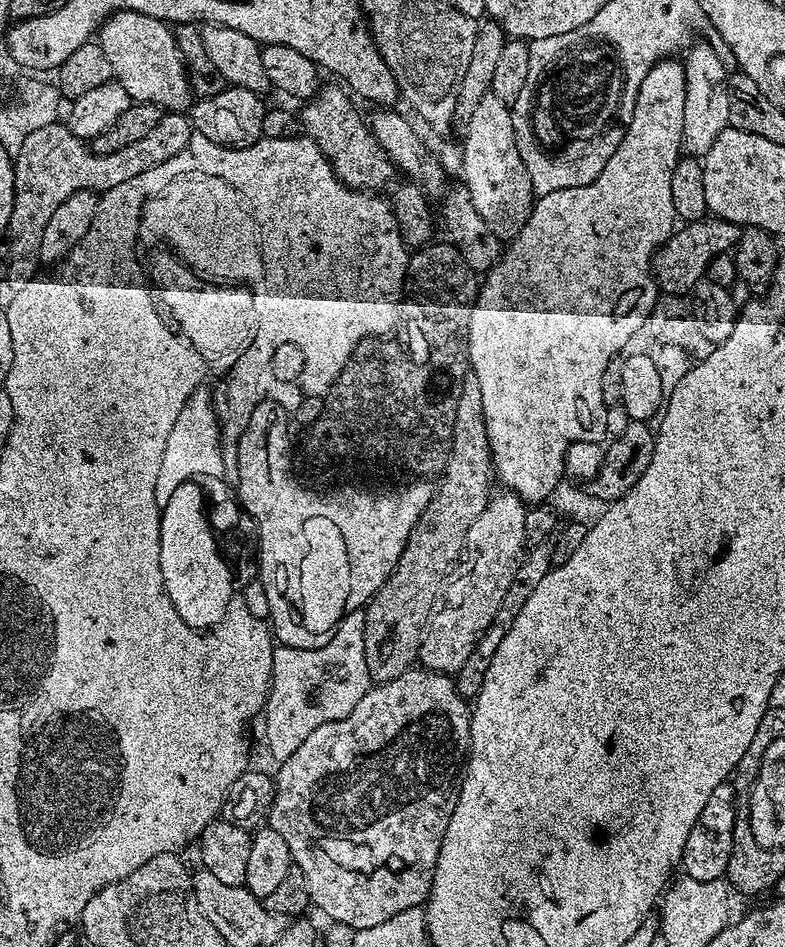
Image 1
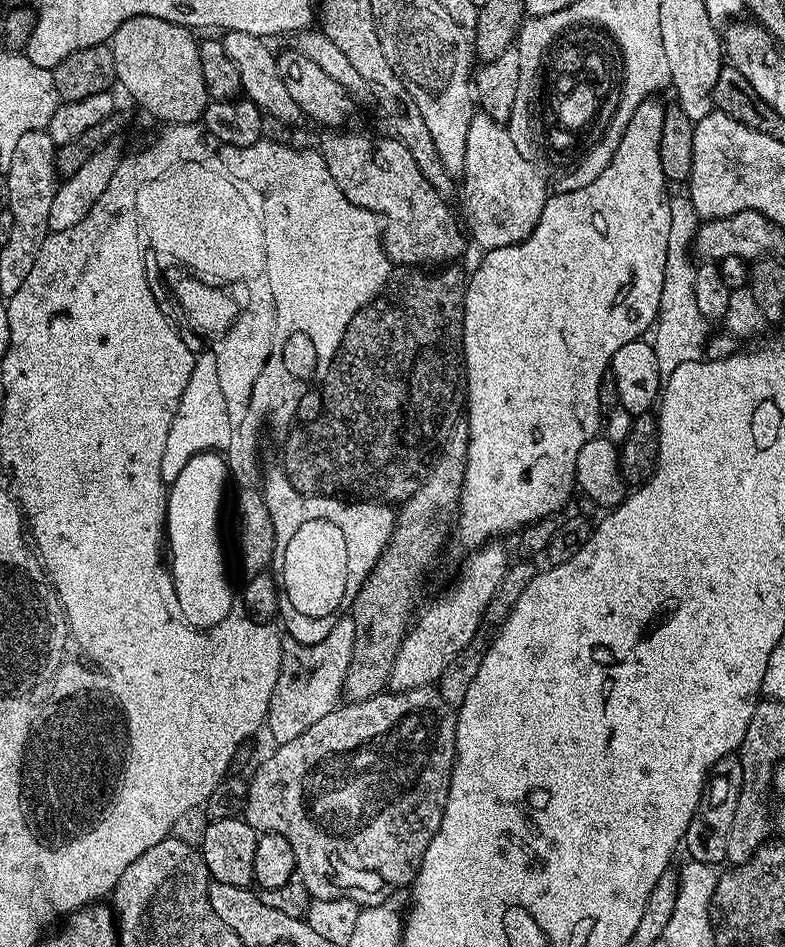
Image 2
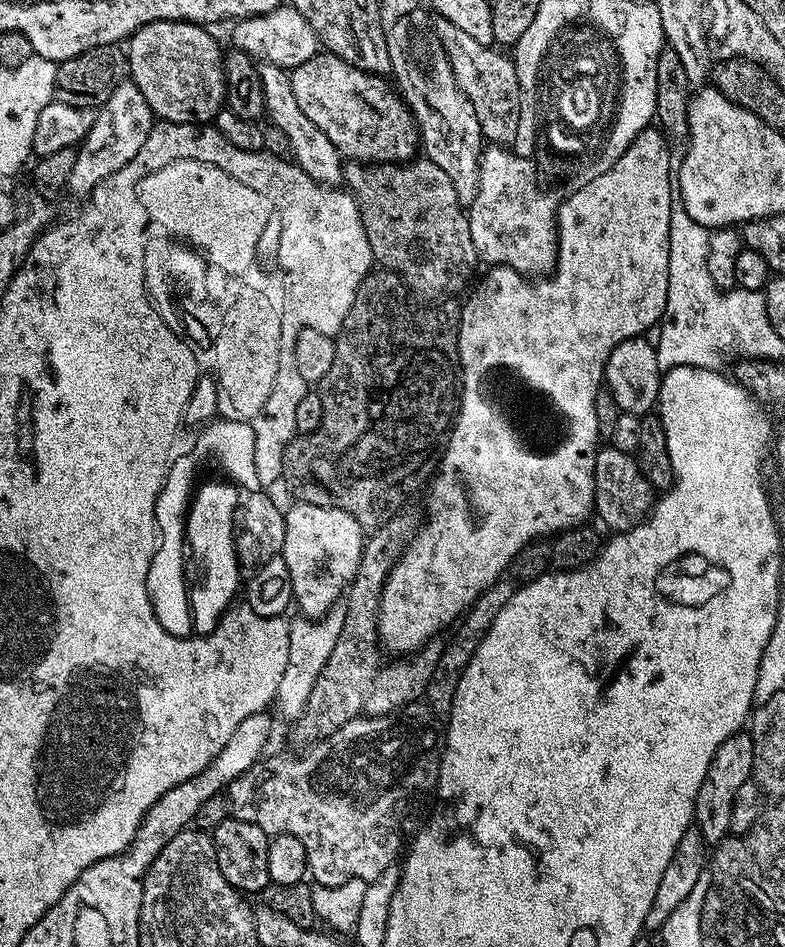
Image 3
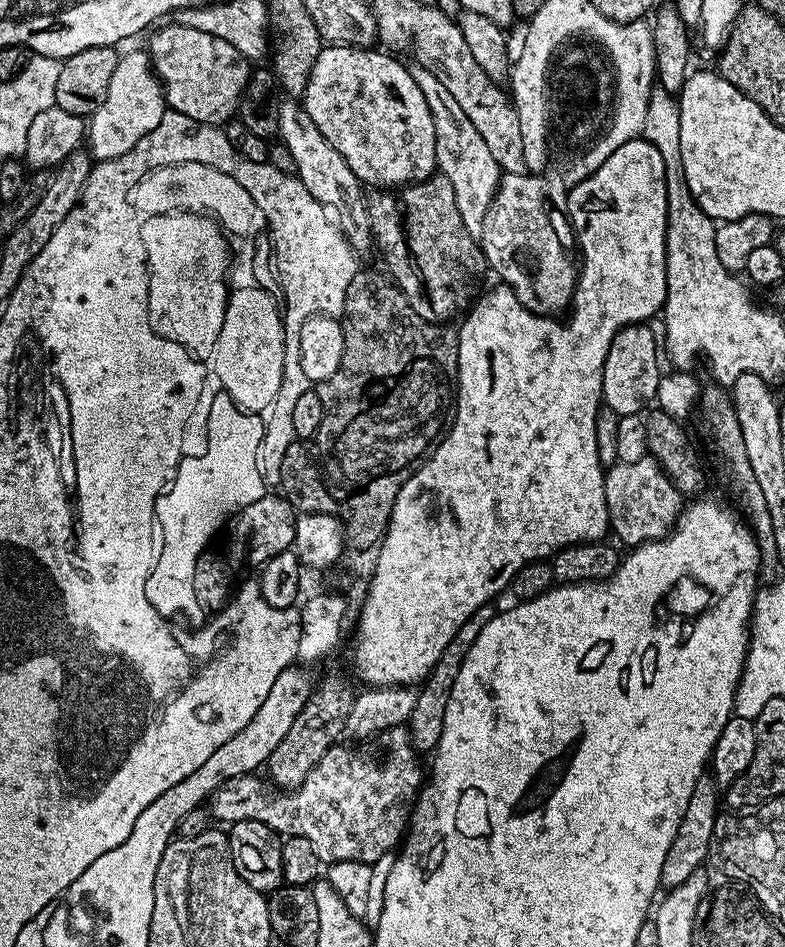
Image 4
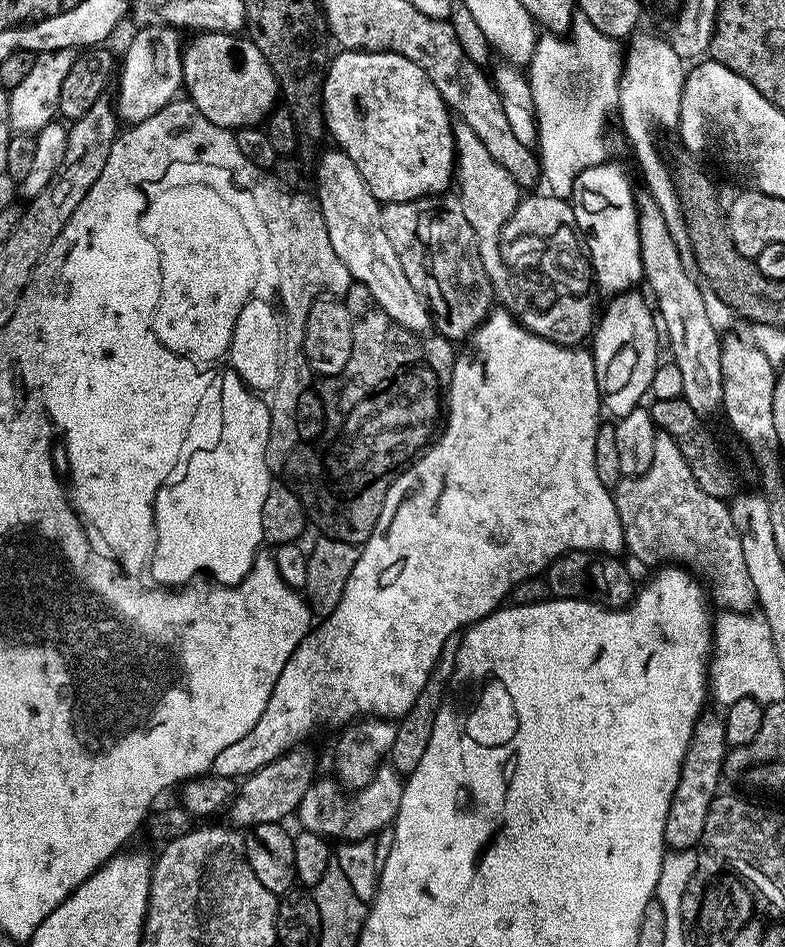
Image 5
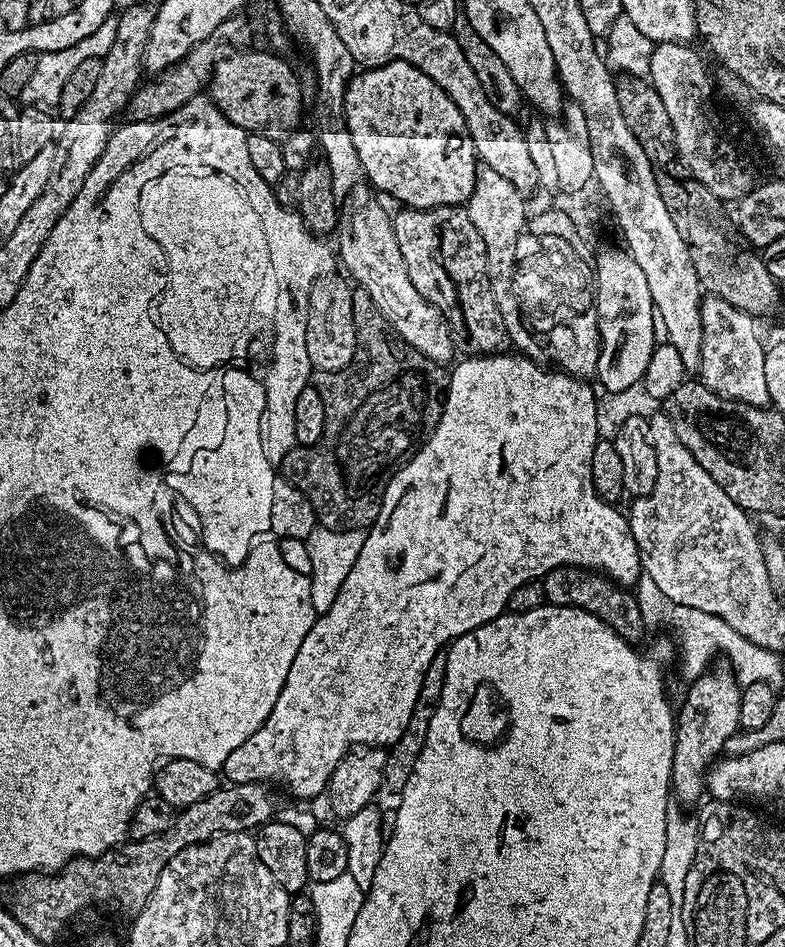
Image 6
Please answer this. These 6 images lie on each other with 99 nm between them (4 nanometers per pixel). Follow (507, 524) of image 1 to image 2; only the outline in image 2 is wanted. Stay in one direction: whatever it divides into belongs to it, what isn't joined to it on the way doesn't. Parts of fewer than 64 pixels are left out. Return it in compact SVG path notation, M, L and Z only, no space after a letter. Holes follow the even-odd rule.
M485 542L471 553L472 556L464 564L460 577L452 584L452 589L441 600L436 600L409 627L404 635L402 646L394 658L394 666L390 670L388 688L394 692L405 692L411 688L427 688L439 681L442 670L450 666L450 662L472 641L480 631L480 623L484 620L486 606L490 606L490 598L494 598L494 590L498 582L506 574L510 559L504 553L500 542Z

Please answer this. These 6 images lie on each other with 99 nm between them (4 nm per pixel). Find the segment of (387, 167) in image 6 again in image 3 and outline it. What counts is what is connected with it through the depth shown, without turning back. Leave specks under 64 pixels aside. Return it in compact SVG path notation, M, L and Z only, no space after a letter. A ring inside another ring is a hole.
M317 54L291 69L290 75L298 106L334 142L341 157L361 164L395 164L417 155L420 133L416 117L385 77L372 76L331 54Z

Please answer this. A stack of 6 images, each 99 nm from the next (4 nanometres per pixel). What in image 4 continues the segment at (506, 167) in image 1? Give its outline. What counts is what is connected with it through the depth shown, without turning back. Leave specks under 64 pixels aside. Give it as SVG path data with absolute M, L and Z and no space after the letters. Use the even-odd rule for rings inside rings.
M527 171L505 172L501 175L500 185L486 214L486 222L482 222L482 234L478 243L487 267L491 271L493 268L500 275L499 279L514 290L518 302L522 302L522 306L534 314L551 317L571 305L572 295L576 292L578 272L564 253L567 252L565 244L558 238L558 234L554 234L556 220L552 211L559 200L561 203L562 192L560 196L560 188L555 184L555 179L547 180L544 176L546 175L529 174Z

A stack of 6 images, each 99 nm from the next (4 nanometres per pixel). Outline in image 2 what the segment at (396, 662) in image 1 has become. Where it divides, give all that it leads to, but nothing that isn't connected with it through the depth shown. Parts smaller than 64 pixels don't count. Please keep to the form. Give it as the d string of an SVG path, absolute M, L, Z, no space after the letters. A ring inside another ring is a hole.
M458 418L452 423L450 434L436 455L426 482L422 482L416 493L399 505L388 545L382 550L376 565L368 571L366 582L362 582L358 594L351 597L354 642L343 691L349 701L374 698L388 688L394 658L417 611L416 595L420 592L424 571L439 558L448 536L450 540L450 529L460 507L460 487L464 481L467 453L468 422L467 419Z

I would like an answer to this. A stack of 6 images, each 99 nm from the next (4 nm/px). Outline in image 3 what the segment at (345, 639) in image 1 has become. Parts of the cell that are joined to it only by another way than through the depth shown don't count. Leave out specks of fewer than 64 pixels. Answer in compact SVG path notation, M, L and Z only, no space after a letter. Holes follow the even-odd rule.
M337 602L325 616L299 619L293 619L289 623L290 658L286 662L286 674L282 674L275 681L278 694L274 698L274 708L277 708L288 722L294 722L304 713L310 690L314 690L314 682L318 682L322 666L326 666L326 658L330 658L330 650L334 650L334 642L338 642L338 634L342 634L342 622L346 622L346 606L343 602Z

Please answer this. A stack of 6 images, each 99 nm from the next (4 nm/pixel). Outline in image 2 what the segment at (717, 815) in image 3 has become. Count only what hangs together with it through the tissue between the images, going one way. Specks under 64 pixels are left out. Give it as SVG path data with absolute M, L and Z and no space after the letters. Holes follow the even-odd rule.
M739 755L724 756L708 772L704 781L704 789L696 807L694 818L690 818L690 826L682 841L688 847L688 856L693 860L713 866L723 865L728 859L726 838L730 834L730 825L734 823L734 810L738 810L738 794L742 790L744 771L740 765Z

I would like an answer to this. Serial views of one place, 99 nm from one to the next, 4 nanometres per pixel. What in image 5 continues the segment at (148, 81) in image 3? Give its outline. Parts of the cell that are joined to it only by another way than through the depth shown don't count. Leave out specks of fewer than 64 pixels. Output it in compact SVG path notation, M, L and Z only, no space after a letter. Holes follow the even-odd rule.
M202 32L193 35L193 37L192 41L188 40L187 43L183 45L183 56L181 58L181 72L184 80L182 88L186 93L187 99L192 101L192 105L194 105L205 118L223 128L235 130L238 128L251 128L259 125L261 121L267 117L268 113L271 112L273 108L277 107L278 101L281 99L280 83L276 81L276 76L270 70L266 58L262 58L262 50L258 50L258 46L254 46L252 40L245 38L243 35L230 32Z

